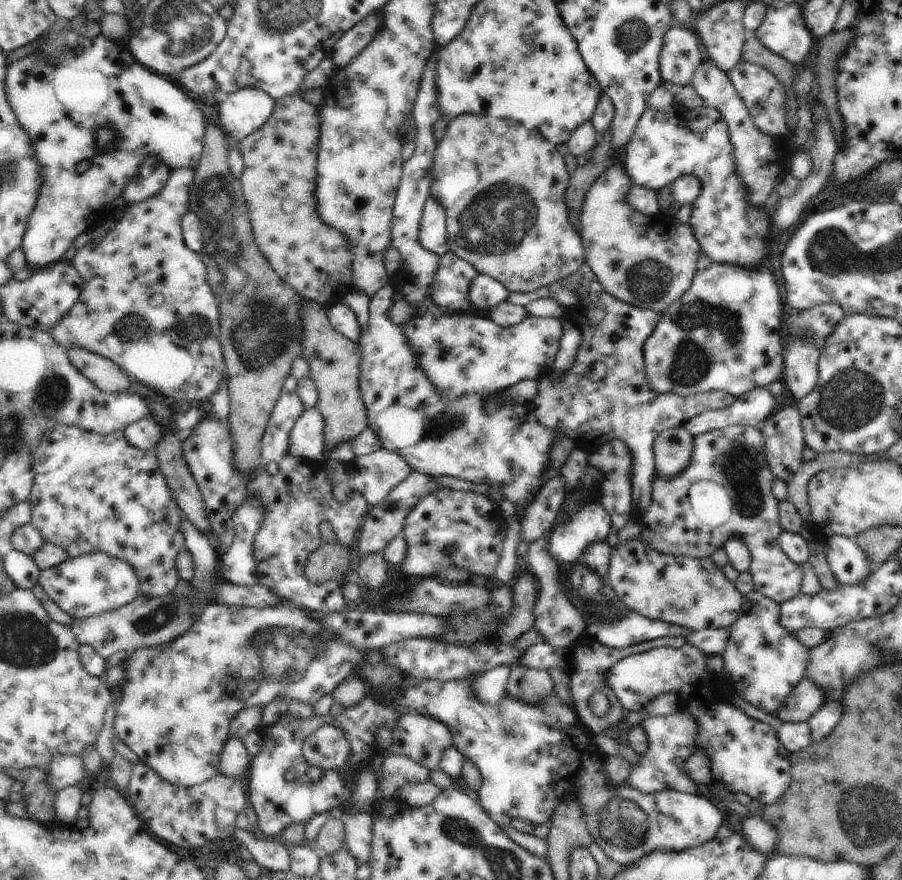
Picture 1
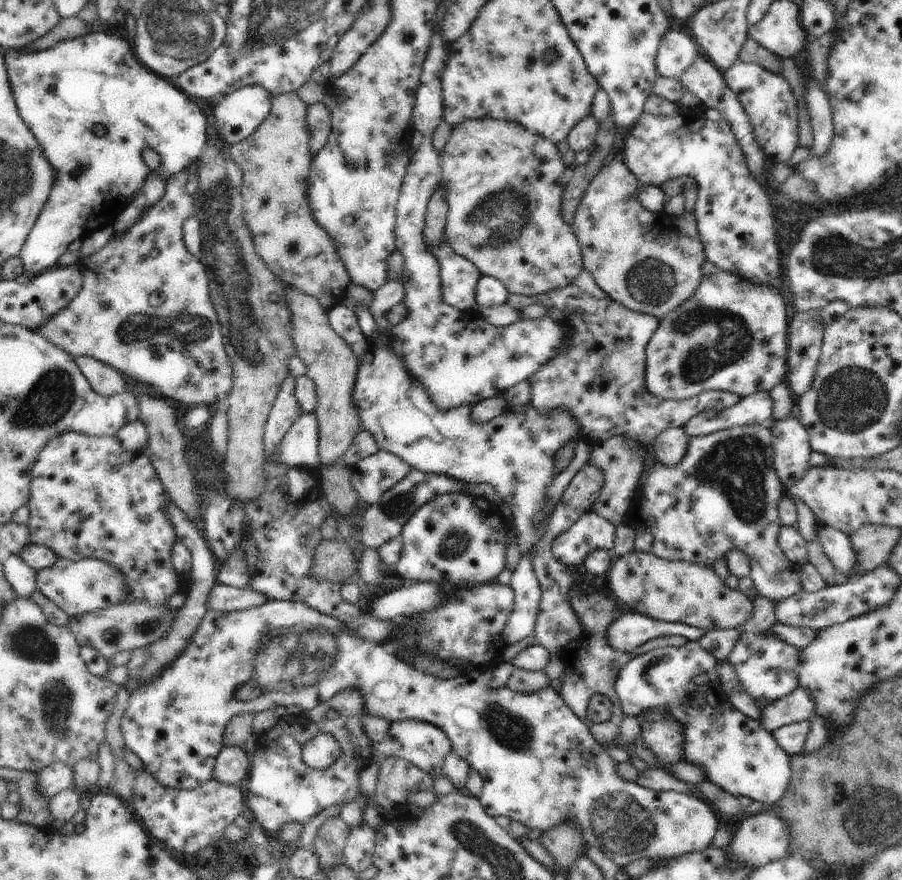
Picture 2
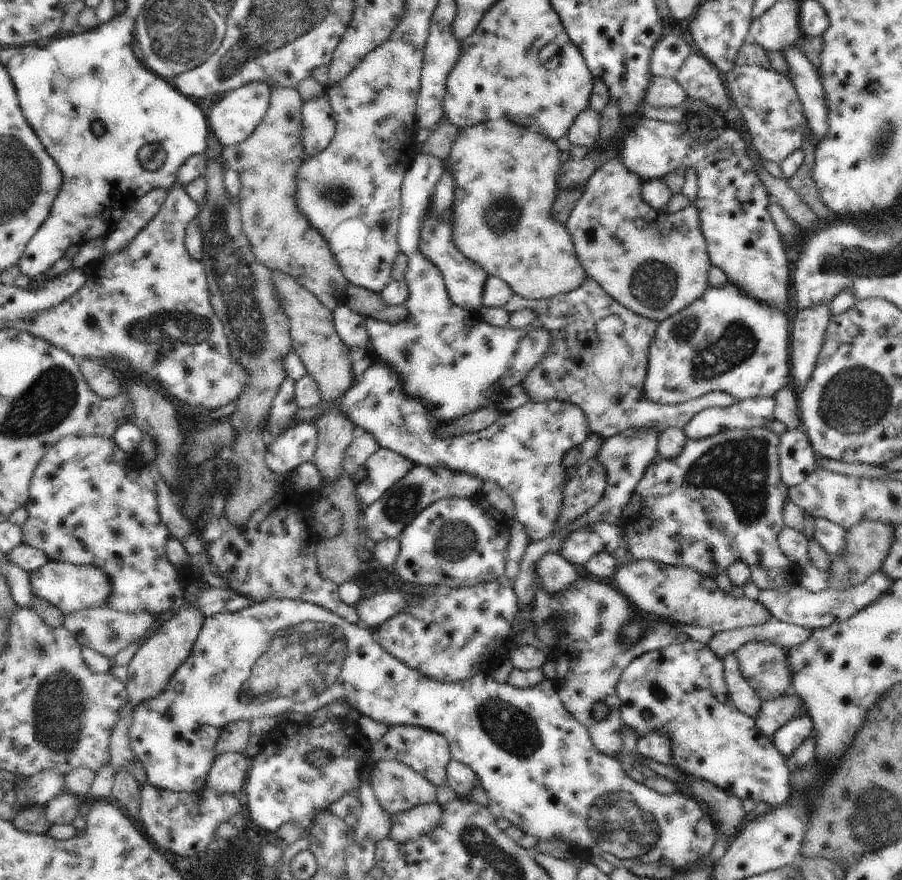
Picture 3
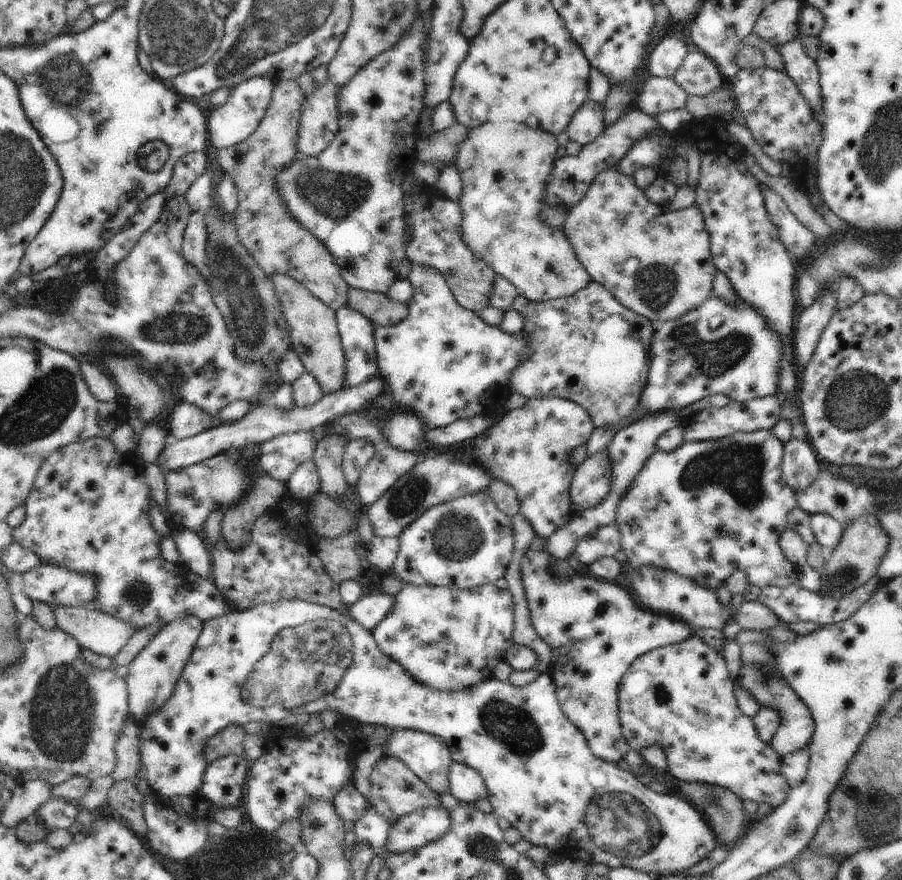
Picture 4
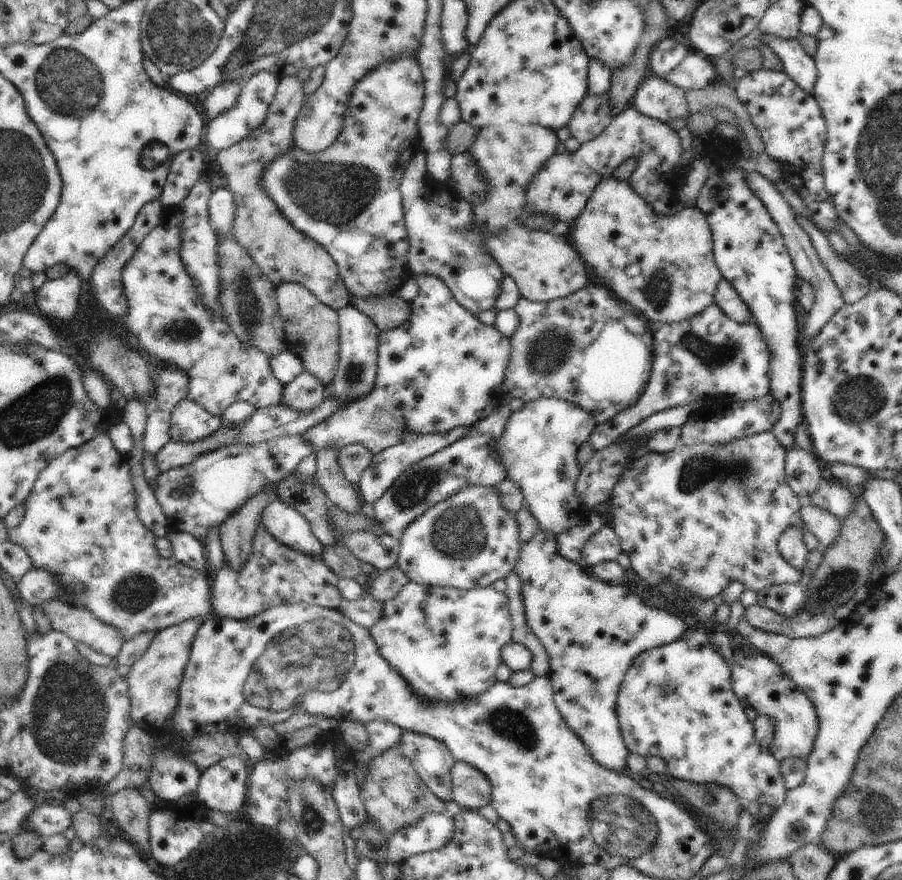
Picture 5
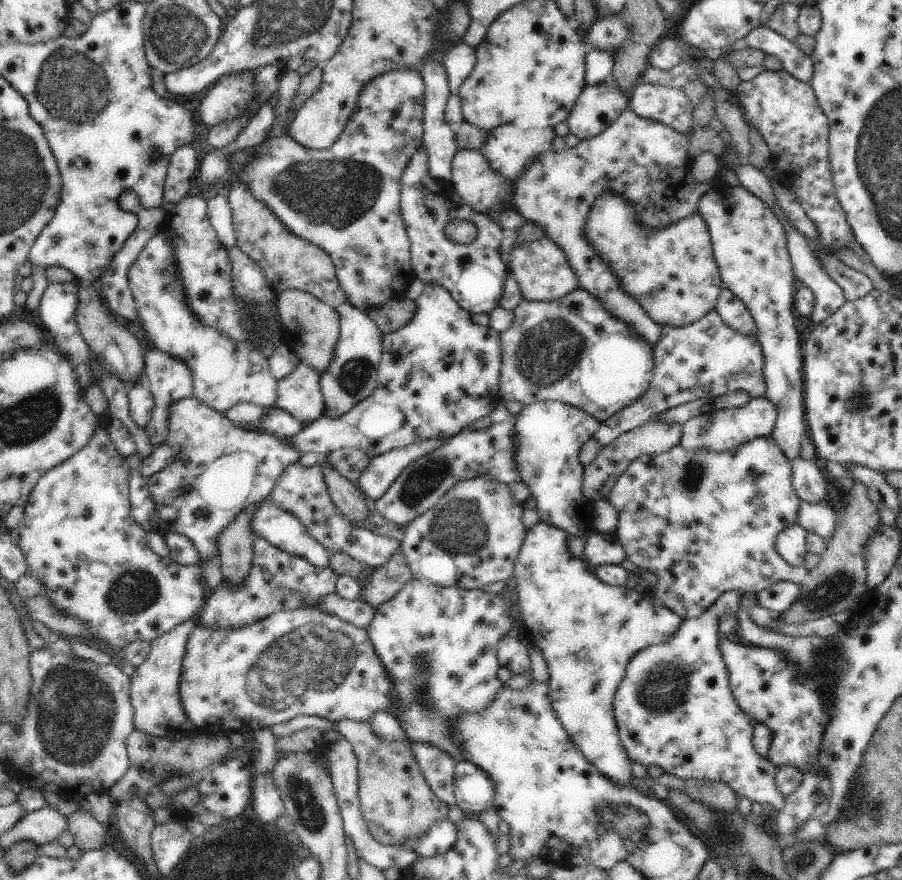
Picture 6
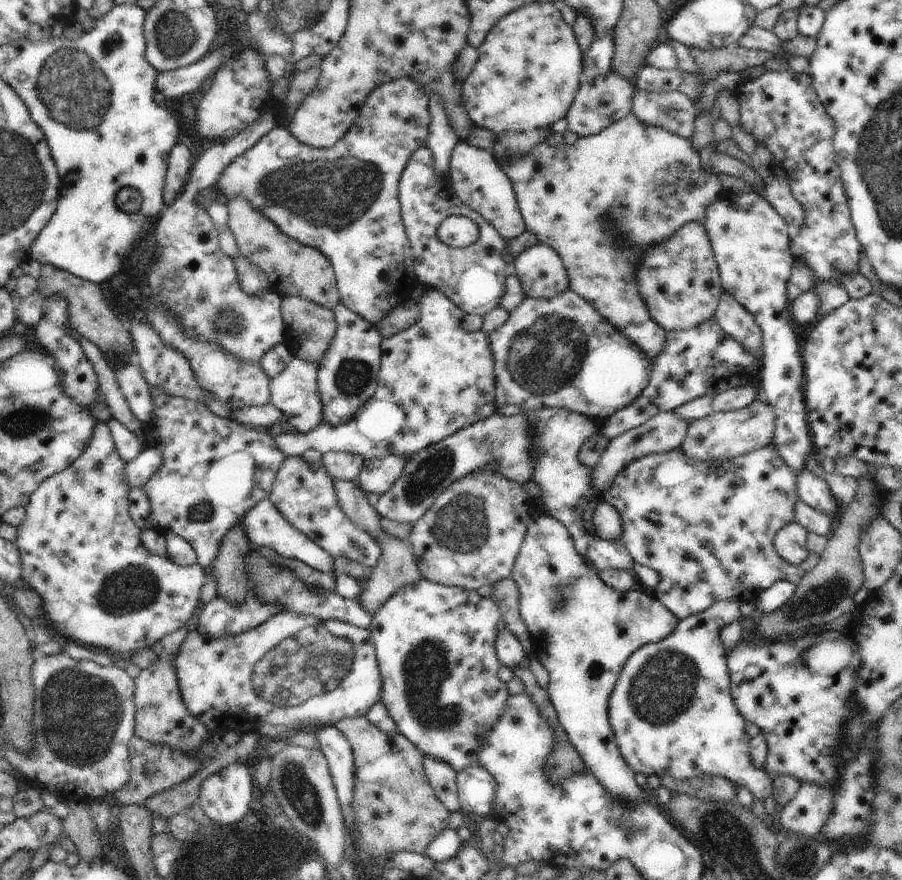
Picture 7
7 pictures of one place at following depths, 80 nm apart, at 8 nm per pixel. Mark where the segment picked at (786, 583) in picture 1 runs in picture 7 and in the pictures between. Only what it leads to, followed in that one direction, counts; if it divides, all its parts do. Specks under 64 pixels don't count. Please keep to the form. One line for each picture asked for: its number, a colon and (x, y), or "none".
2: (725, 493)
3: (721, 500)
4: (708, 509)
5: (703, 516)
6: (705, 523)
7: (707, 527)

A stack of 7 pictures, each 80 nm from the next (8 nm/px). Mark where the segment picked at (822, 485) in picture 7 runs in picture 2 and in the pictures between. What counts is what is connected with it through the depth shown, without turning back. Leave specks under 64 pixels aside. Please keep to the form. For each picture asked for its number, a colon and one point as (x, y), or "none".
2: (790, 442)
3: (797, 459)
4: (800, 466)
5: (802, 471)
6: (809, 484)

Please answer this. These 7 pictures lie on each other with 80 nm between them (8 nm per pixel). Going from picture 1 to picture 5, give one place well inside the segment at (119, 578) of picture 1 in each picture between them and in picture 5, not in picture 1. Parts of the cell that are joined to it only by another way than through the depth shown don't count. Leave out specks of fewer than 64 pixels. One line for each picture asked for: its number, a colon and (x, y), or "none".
2: (88, 585)
3: (69, 587)
4: (55, 586)
5: (37, 586)

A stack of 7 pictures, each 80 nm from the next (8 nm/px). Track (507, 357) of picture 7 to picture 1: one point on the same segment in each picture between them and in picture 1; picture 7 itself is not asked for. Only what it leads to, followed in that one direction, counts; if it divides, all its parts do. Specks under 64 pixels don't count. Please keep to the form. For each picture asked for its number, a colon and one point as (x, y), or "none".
1: (606, 396)
2: (598, 374)
3: (600, 359)
4: (589, 348)
5: (589, 349)
6: (571, 350)

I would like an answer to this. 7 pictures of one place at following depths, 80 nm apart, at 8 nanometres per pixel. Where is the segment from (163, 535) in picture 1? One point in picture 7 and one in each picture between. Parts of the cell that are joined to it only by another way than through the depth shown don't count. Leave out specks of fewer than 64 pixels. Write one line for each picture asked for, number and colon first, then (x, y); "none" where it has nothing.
2: (89, 498)
3: (90, 503)
4: (87, 511)
5: (80, 523)
6: (79, 539)
7: (81, 552)

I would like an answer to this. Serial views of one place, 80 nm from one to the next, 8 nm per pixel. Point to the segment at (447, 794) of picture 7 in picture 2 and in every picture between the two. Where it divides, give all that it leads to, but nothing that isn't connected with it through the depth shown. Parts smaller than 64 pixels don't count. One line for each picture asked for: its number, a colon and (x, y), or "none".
2: (425, 745)
3: (428, 752)
4: (428, 756)
5: (431, 758)
6: (438, 768)

